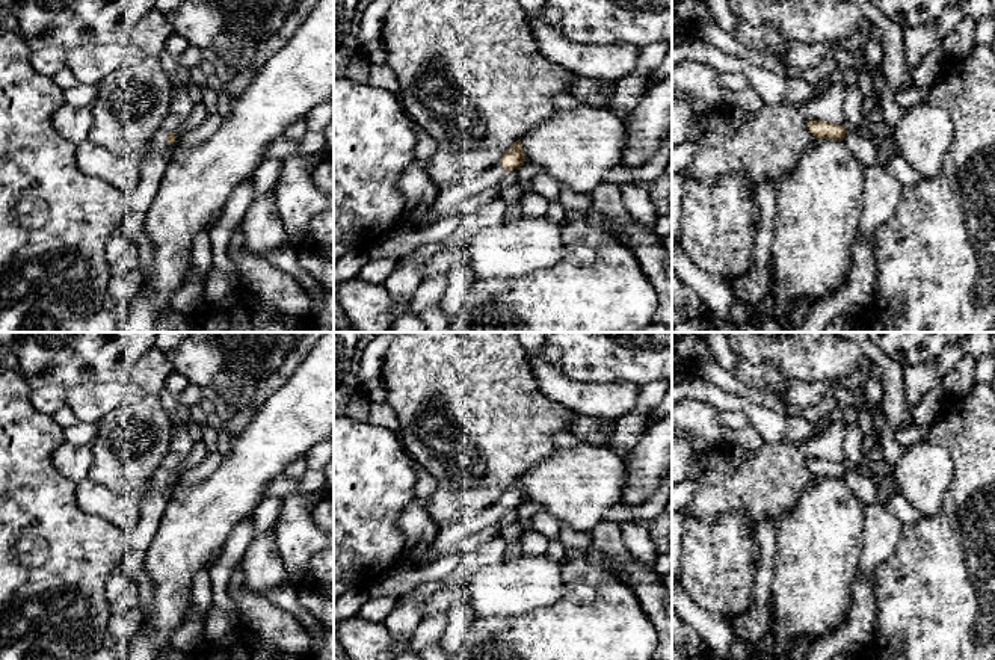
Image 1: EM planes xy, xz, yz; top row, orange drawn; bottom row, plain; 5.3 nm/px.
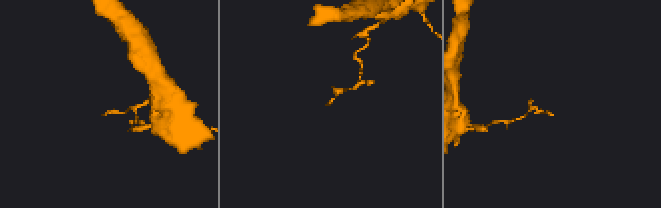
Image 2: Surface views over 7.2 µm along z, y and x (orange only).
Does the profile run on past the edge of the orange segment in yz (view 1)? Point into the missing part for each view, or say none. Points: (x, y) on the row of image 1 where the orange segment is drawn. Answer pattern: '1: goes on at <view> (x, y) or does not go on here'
1: does not go on here

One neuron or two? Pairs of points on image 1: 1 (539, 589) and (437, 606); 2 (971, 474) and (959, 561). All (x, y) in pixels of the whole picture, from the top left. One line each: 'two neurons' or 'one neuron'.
1: one neuron
2: one neuron

